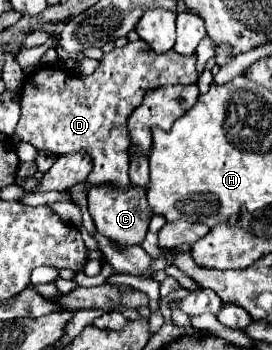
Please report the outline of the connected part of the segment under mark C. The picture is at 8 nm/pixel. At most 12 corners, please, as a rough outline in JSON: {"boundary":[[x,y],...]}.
{"boundary":[[91,187],[97,231],[119,247],[143,243],[153,211],[141,187]]}

